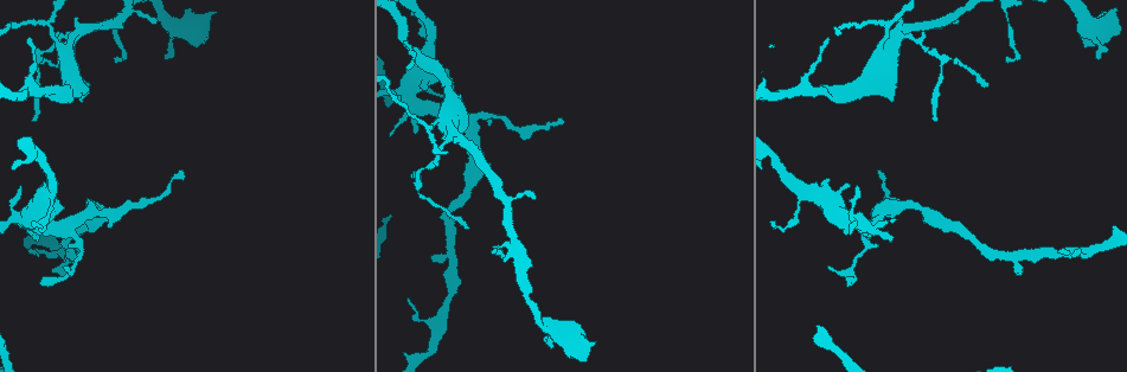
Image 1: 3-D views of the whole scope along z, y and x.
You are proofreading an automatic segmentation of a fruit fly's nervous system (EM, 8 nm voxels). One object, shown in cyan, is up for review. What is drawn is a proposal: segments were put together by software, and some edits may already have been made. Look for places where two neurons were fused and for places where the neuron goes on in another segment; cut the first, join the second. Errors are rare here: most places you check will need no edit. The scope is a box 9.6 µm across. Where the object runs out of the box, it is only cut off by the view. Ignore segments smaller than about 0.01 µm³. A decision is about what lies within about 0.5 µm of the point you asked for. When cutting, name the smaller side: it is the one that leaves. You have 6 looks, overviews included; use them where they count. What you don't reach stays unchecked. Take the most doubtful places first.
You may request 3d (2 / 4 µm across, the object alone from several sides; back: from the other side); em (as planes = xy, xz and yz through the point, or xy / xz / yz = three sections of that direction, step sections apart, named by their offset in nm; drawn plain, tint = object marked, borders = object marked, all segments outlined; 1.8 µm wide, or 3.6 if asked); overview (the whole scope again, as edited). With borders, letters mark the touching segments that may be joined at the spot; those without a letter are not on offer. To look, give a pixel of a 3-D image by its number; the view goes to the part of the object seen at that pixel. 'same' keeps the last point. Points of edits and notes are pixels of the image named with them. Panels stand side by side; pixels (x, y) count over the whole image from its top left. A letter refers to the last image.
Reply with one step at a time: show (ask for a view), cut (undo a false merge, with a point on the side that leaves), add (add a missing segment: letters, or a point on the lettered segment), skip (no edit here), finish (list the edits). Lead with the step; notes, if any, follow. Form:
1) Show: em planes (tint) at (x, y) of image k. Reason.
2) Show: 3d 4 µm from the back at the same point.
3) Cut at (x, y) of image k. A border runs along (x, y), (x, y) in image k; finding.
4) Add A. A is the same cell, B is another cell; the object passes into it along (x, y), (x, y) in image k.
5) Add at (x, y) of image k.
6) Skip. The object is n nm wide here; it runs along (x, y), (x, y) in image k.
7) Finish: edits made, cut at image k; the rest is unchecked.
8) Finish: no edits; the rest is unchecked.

Show: em yz step 4 (tint) at (49, 195) of image 1. Thick turns thin.

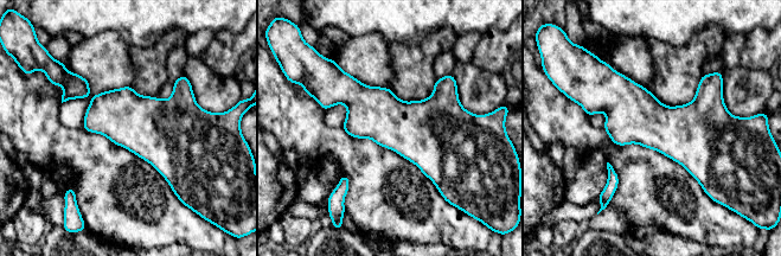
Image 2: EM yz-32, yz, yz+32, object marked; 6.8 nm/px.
Show: em planes (borders) at the same point.

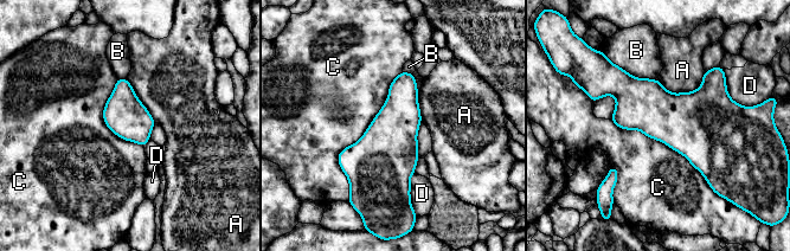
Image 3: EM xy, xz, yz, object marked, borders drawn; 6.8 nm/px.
Skip. A, B, C and D are other cells; all the same neuron.

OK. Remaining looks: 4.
Show: 3d 4 µm at (461, 130) of image 1. Thick end.

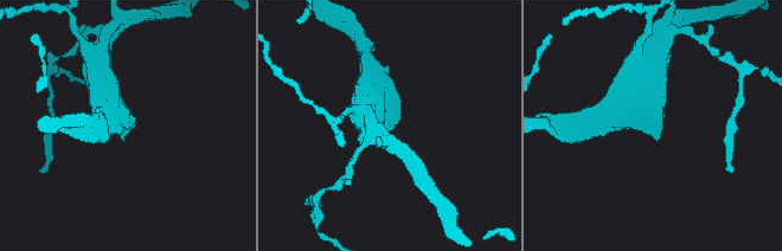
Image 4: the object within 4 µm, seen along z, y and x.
Show: em 3.6 µm xy step 4 (plain) at (660, 137) of image 4. Need the tissue.

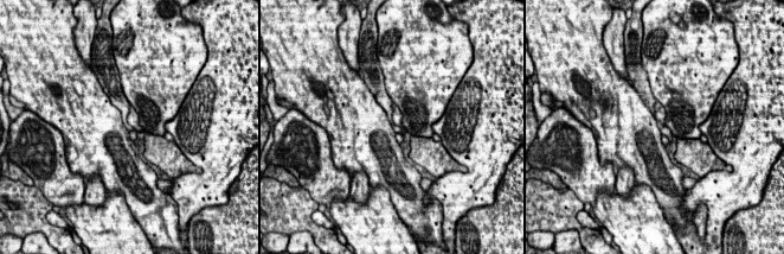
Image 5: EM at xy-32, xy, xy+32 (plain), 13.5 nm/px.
Show: em 3.6 µm xy step 4 (borders) at the same point.

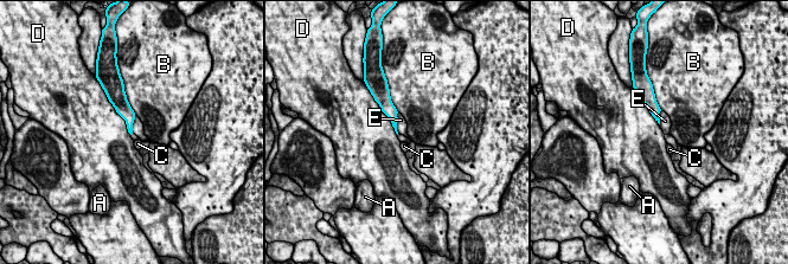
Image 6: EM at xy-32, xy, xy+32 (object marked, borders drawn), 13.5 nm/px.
Skip. The longest contact is with D, 600 nm; A, B, C, D and E are other cells; a border runs along (398, 113), (397, 133) in image 6; none of them fits.

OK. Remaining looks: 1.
Show: em planes (borders) at (35, 90) of image 1. Sudden change in width.

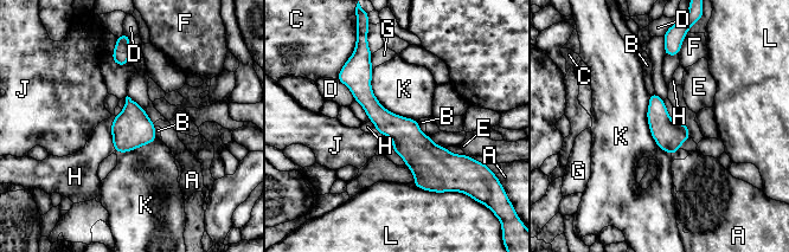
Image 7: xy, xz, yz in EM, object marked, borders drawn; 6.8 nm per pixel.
Skip. The longest contact is with K, 460 nm; A, B, C, D, E, F, G, H, J, K and L are other cells; a border runs along (372, 70), (374, 97), (416, 121) in image 7; continuous, no second neuron.

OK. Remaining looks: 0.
Finish: no edits; the rest is unchecked.

